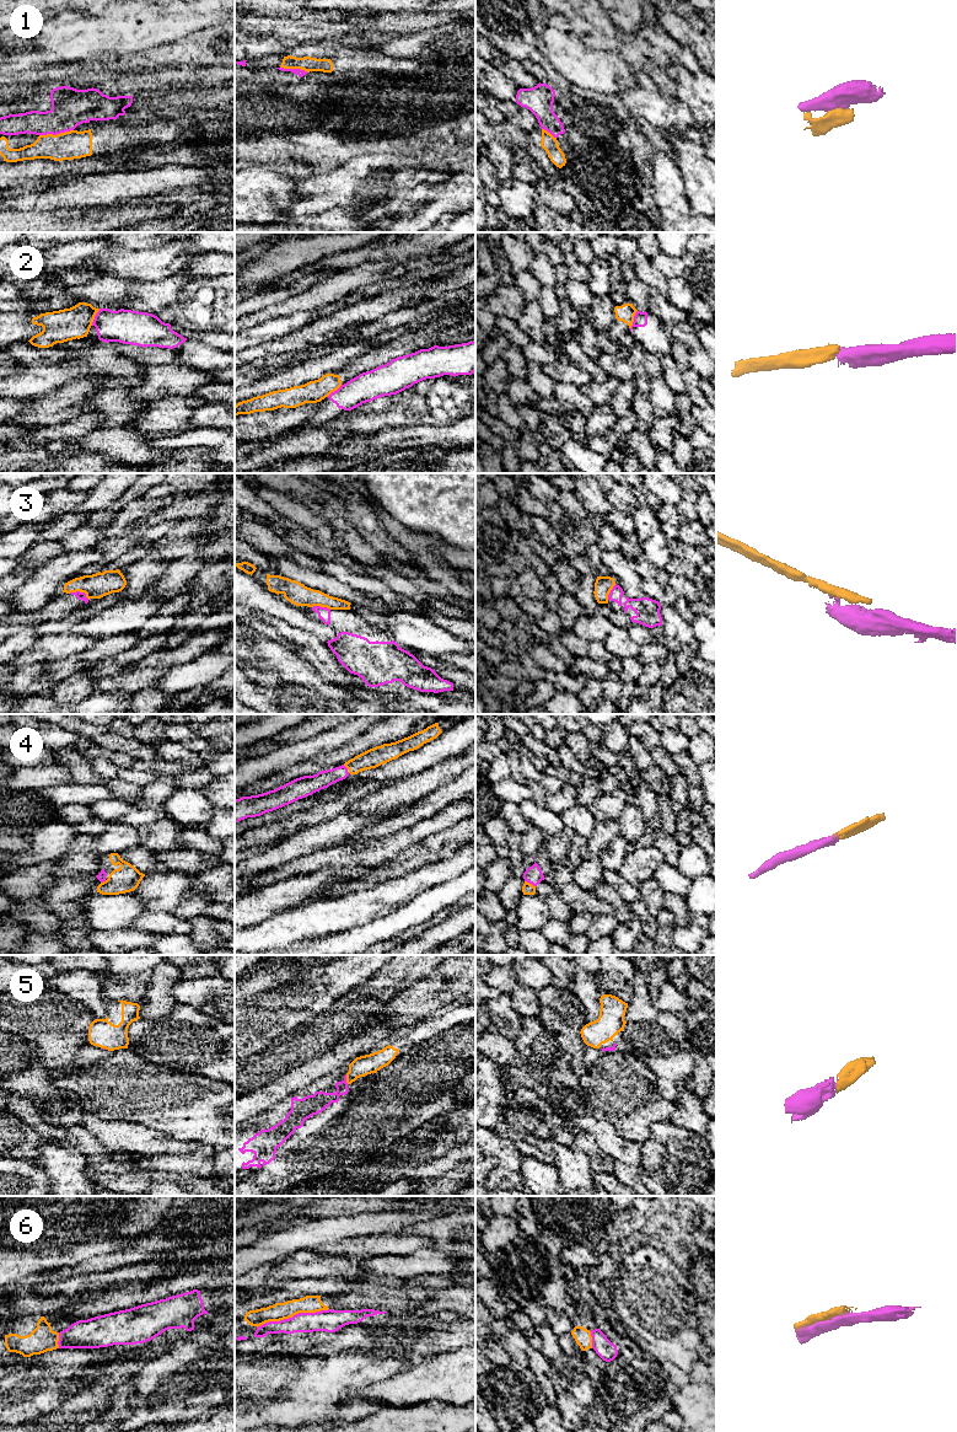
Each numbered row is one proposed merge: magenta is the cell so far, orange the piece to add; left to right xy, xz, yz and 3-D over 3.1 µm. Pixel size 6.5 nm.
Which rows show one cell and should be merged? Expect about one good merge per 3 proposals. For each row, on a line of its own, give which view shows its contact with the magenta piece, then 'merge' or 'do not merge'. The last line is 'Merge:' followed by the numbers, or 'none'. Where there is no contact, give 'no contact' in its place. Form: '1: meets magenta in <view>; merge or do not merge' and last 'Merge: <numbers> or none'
1: meets magenta in xy; do not merge
2: meets magenta in yz; do not merge
3: meets magenta in xy; do not merge
4: meets magenta in yz; merge
5: meets magenta in xz; merge
6: meets magenta in xz; do not merge
Merge: 4, 5

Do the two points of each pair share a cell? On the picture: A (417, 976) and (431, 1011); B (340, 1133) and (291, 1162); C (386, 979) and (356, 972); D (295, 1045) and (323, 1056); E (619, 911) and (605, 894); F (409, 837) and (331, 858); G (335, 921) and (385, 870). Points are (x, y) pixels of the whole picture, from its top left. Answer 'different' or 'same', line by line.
A: different
B: different
C: different
D: different
E: same
F: same
G: different

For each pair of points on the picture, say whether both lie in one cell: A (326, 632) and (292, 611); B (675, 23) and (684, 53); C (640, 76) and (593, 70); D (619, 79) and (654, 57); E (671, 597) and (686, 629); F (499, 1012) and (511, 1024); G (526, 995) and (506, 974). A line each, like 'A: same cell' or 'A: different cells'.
A: same cell
B: different cells
C: different cells
D: different cells
E: different cells
F: same cell
G: same cell

